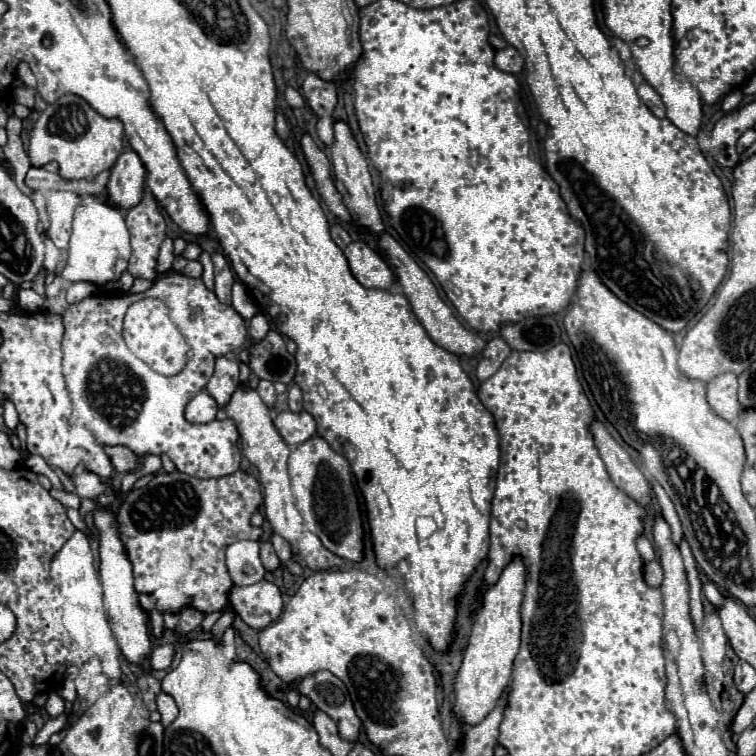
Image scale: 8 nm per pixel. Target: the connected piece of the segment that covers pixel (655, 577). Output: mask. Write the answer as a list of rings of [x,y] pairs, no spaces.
[[[657,560],[645,564],[645,582],[649,586],[661,586],[661,564]]]

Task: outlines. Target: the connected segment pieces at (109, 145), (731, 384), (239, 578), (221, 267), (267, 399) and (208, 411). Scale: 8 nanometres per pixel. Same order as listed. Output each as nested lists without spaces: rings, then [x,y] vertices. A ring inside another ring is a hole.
[[[65,94],[57,102],[47,104],[39,114],[29,140],[31,166],[43,166],[51,160],[59,162],[61,176],[67,180],[93,178],[109,170],[123,152],[123,122],[97,114],[87,100],[77,94]]]
[[[725,372],[707,384],[707,402],[713,412],[723,420],[735,420],[741,404],[737,400],[737,376]]]
[[[254,540],[237,541],[225,552],[227,568],[235,586],[257,584],[265,576],[265,568],[260,560],[260,544]]]
[[[213,254],[213,264],[215,264],[215,294],[219,302],[231,304],[231,286],[235,282],[233,272],[223,254]]]
[[[259,380],[257,392],[259,392],[259,396],[263,398],[263,402],[265,402],[269,408],[273,408],[273,402],[275,402],[275,388],[273,388],[273,382],[269,382],[269,380]]]
[[[201,390],[189,404],[187,404],[187,410],[185,410],[185,418],[189,422],[197,422],[197,424],[205,424],[205,422],[211,422],[215,420],[215,414],[217,414],[219,406],[217,402],[209,396],[207,390]]]

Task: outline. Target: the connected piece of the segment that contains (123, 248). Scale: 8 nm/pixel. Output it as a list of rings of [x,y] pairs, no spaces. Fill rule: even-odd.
[[[85,196],[75,208],[73,232],[69,240],[69,260],[61,276],[69,282],[91,282],[105,284],[117,280],[125,270],[131,256],[129,230],[125,226],[125,216],[119,206],[109,204],[99,196]]]

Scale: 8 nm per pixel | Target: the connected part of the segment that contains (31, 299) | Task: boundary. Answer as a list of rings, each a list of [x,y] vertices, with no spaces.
[[[31,288],[17,290],[18,304],[25,311],[37,311],[42,308],[43,298],[40,295],[35,295],[35,291]]]

